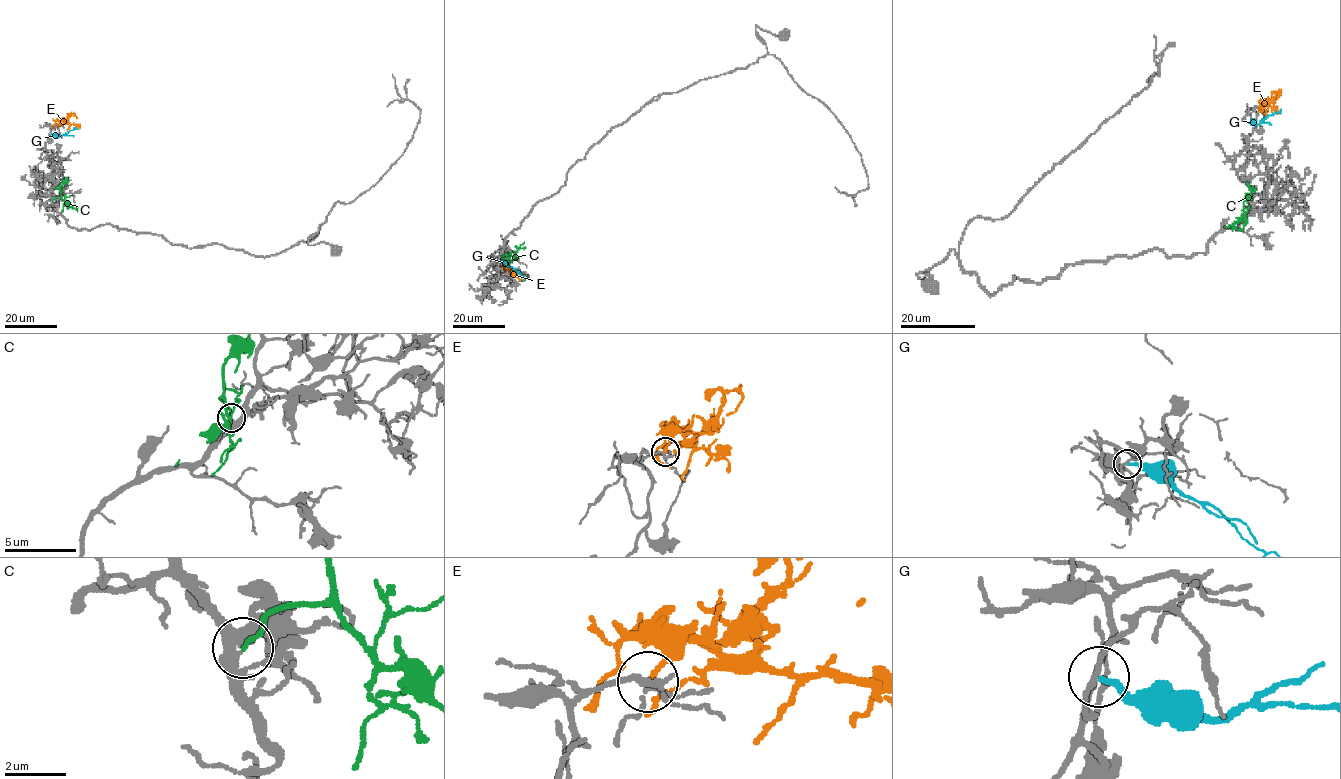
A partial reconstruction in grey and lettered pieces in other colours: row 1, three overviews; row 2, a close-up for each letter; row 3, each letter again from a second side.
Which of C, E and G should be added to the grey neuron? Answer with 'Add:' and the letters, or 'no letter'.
Add: C

